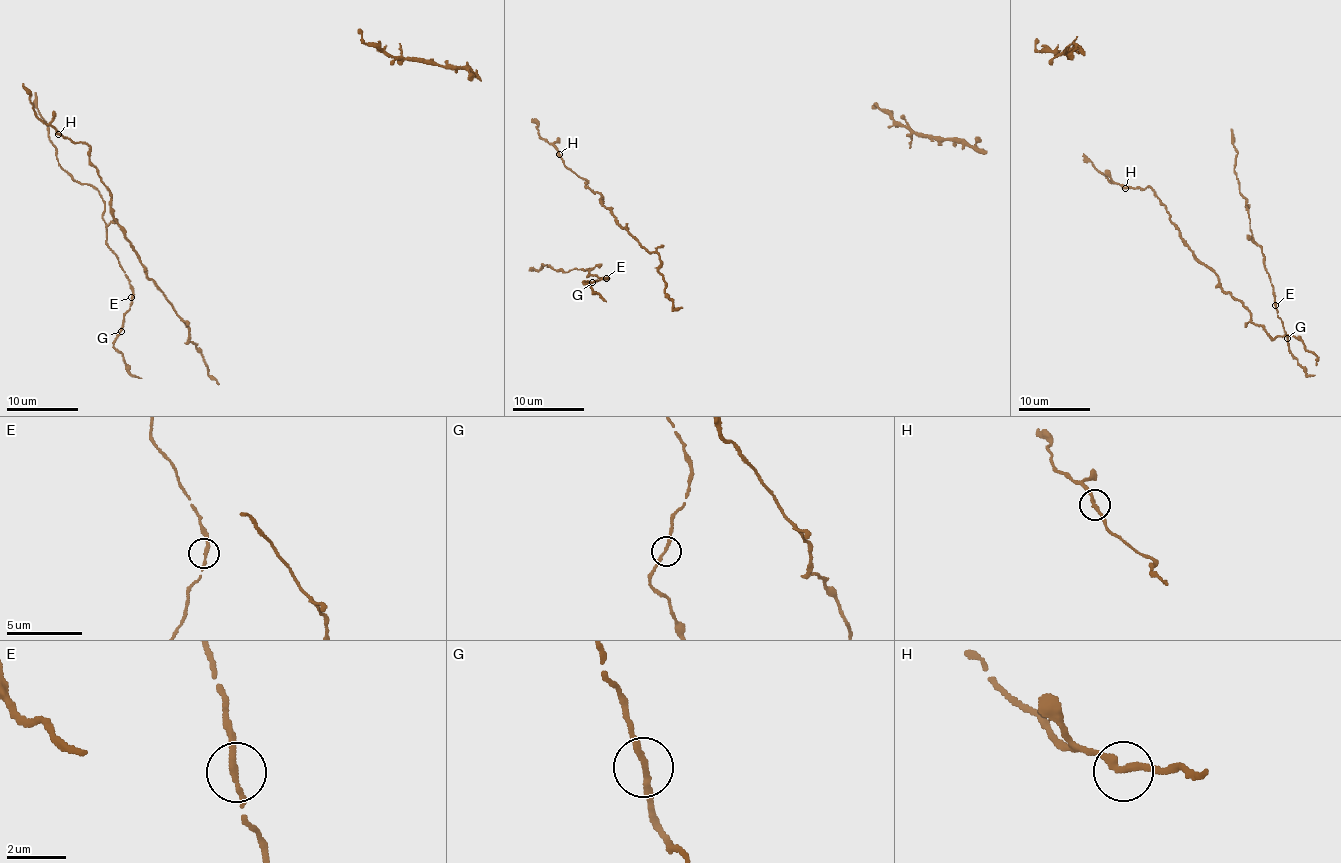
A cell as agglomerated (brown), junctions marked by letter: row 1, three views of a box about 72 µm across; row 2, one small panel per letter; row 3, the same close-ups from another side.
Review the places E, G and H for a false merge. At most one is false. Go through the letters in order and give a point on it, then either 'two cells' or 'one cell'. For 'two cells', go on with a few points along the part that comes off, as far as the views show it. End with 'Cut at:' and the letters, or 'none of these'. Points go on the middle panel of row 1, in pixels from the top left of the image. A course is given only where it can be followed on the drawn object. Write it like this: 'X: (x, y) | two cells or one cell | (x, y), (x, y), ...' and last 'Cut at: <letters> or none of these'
E: (606, 278) | one cell
G: (592, 282) | one cell
H: (559, 154) | one cell
Cut at: none of these

